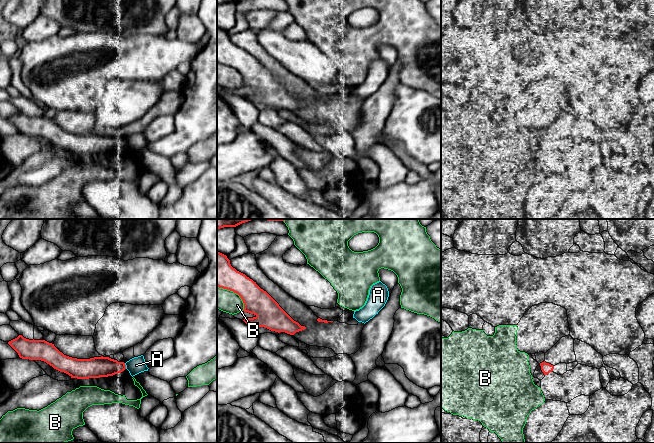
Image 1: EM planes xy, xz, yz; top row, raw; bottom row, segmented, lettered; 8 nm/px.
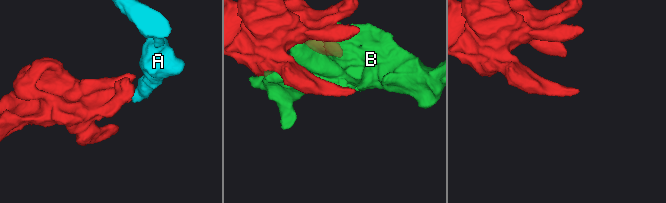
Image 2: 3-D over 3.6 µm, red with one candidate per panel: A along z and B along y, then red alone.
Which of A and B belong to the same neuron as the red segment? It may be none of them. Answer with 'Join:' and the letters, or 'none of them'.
Join: none of them

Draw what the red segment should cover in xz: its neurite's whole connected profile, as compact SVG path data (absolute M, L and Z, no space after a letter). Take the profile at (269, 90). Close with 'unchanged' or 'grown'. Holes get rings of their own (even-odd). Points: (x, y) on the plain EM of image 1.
M217 28L217 63L233 67L244 79L244 88L254 90L243 97L253 104L264 103L294 111L306 105L294 97L256 58L237 47L226 31Z; unchanged

